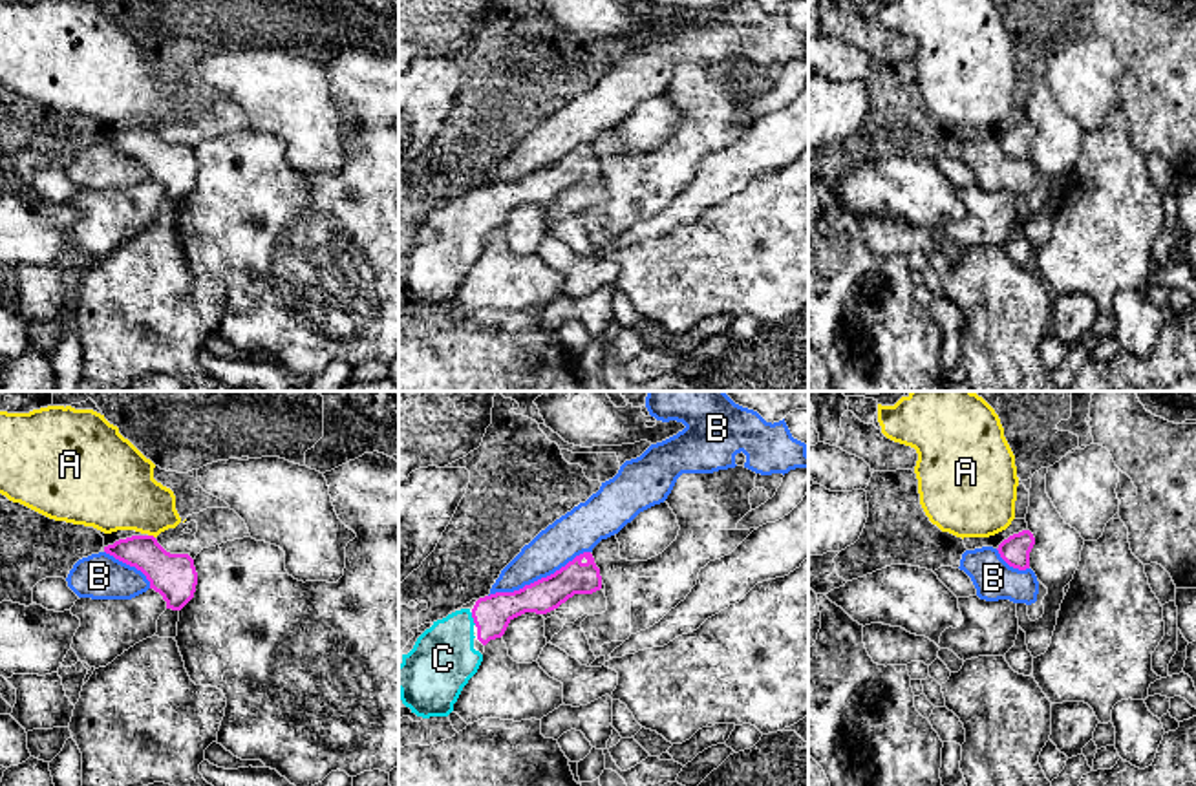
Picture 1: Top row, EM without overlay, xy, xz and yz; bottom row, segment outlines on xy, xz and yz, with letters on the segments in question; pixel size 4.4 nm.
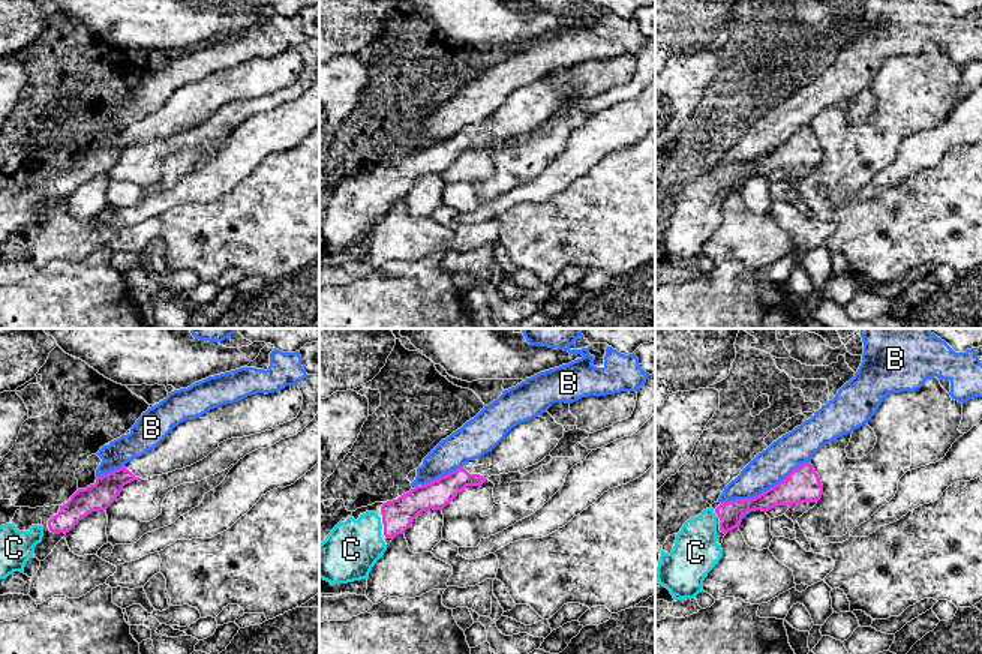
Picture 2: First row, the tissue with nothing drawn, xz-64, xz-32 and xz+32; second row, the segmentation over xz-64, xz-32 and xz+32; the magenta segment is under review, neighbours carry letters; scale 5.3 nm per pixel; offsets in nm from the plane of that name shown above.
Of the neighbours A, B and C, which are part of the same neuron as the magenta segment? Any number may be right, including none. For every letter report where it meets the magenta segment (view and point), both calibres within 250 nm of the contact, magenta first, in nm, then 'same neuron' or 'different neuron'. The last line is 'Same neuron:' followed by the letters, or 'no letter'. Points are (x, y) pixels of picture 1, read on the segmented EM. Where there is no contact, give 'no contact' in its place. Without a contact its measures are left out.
A: xy (152, 536) | 200/340 nm | different neuron
B: xz (538, 580) | 160/190 nm | different neuron
C: xz (472, 616) | 160/280 nm | same neuron
Same neuron: C

